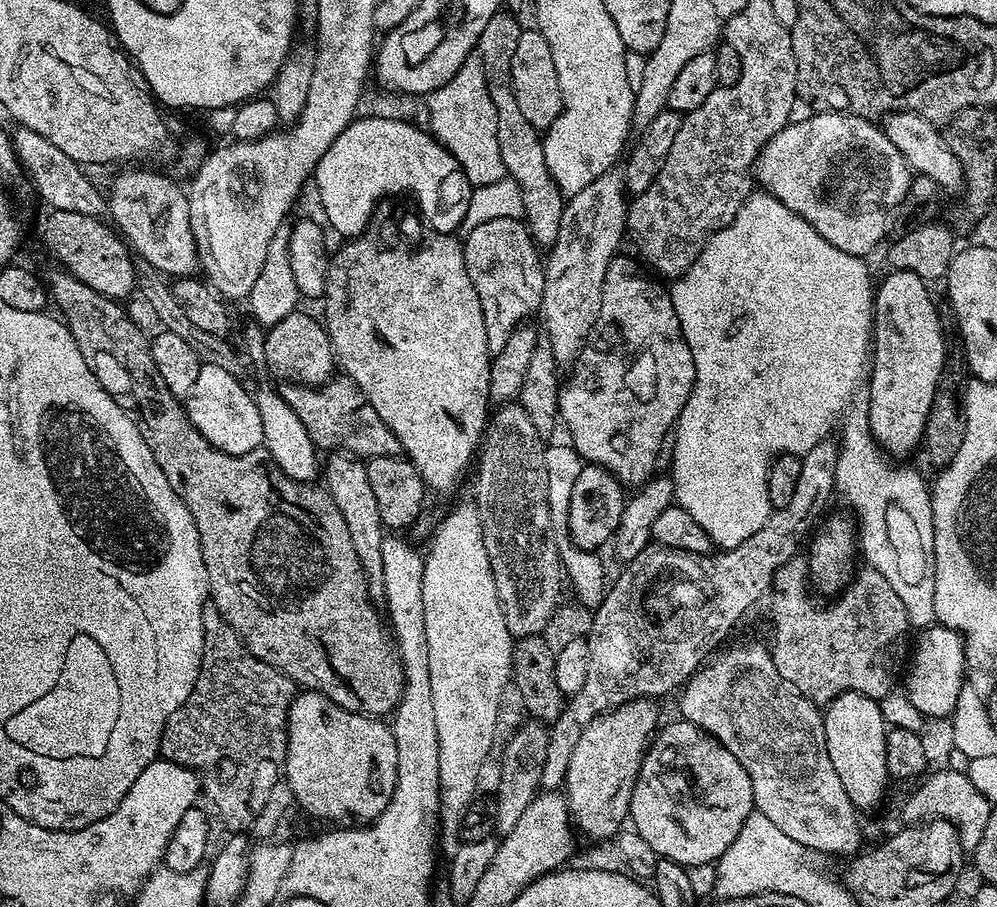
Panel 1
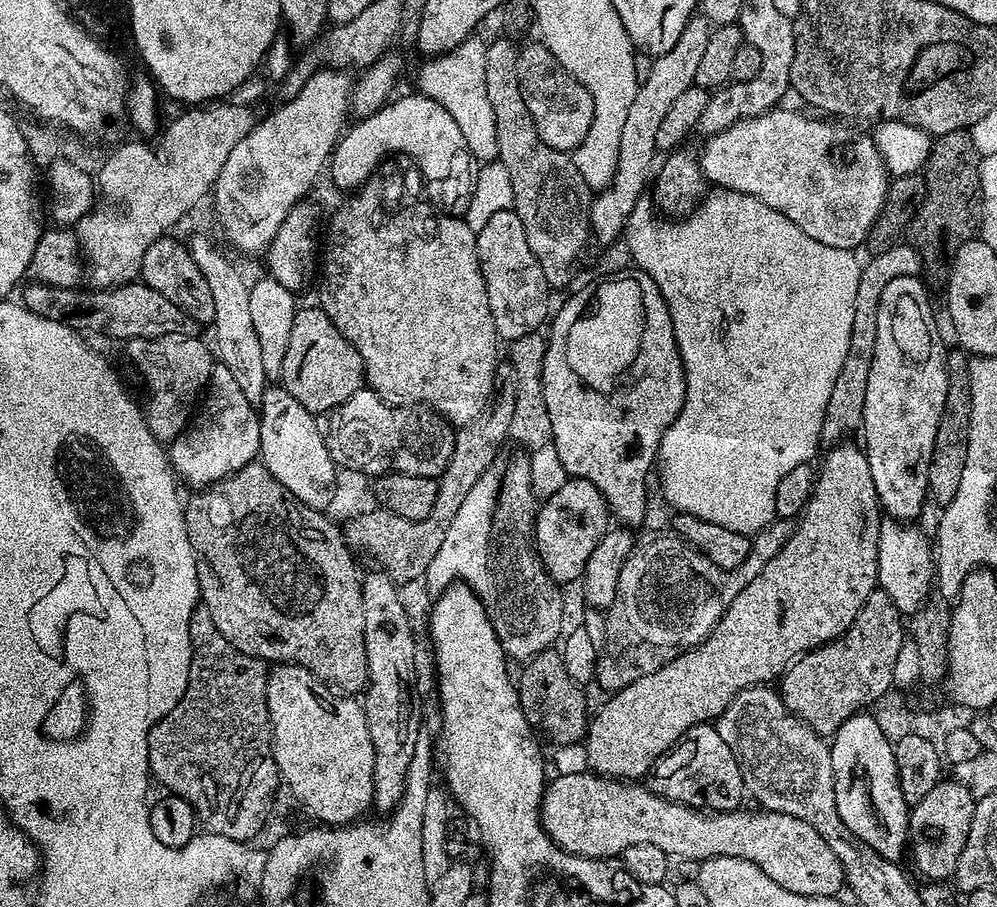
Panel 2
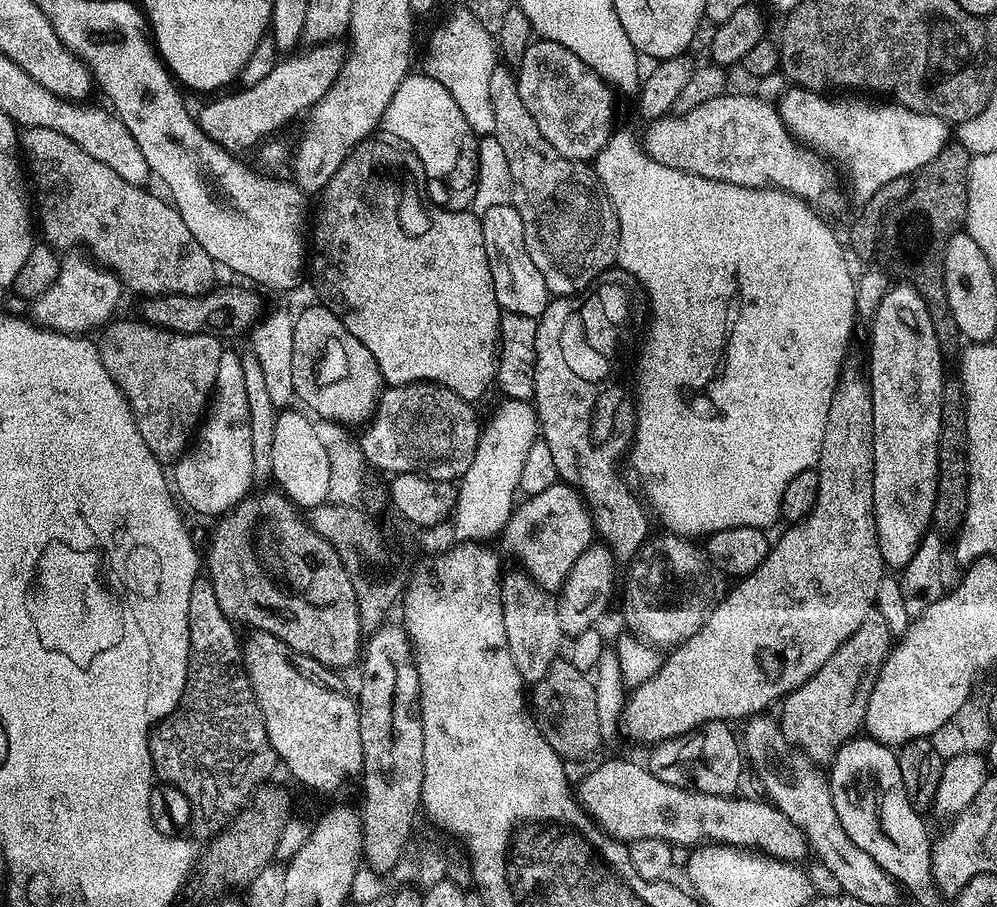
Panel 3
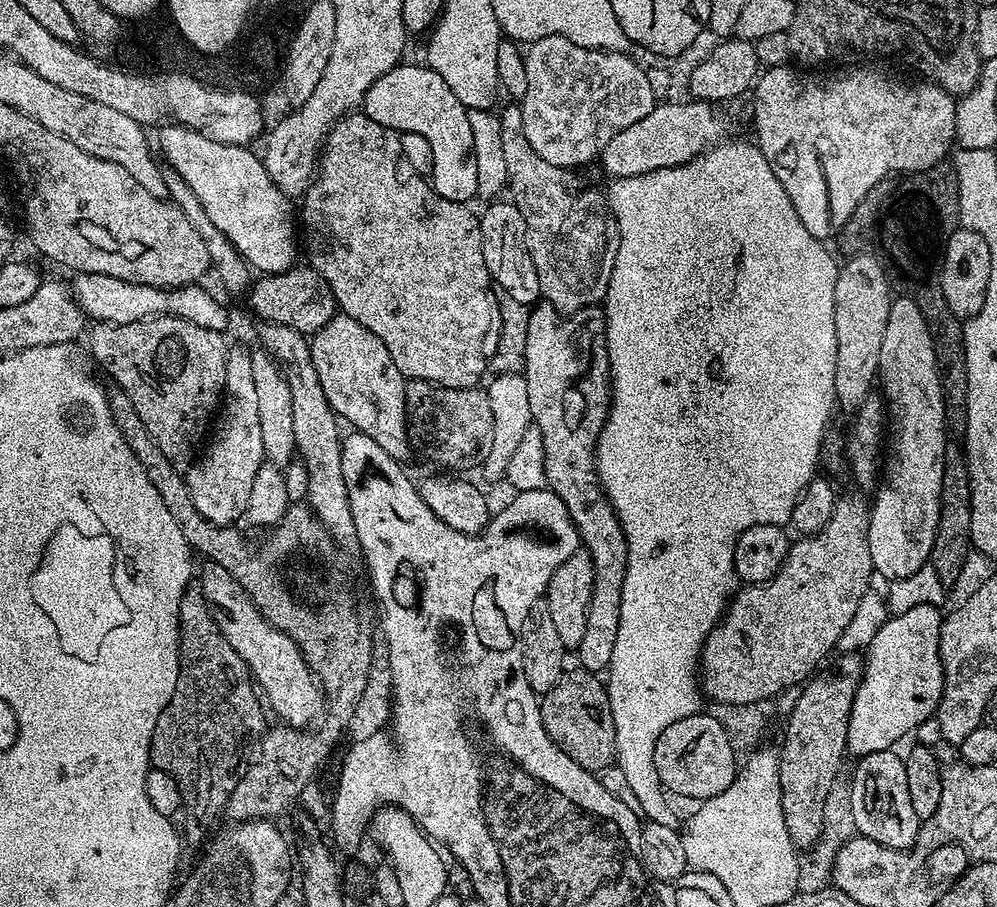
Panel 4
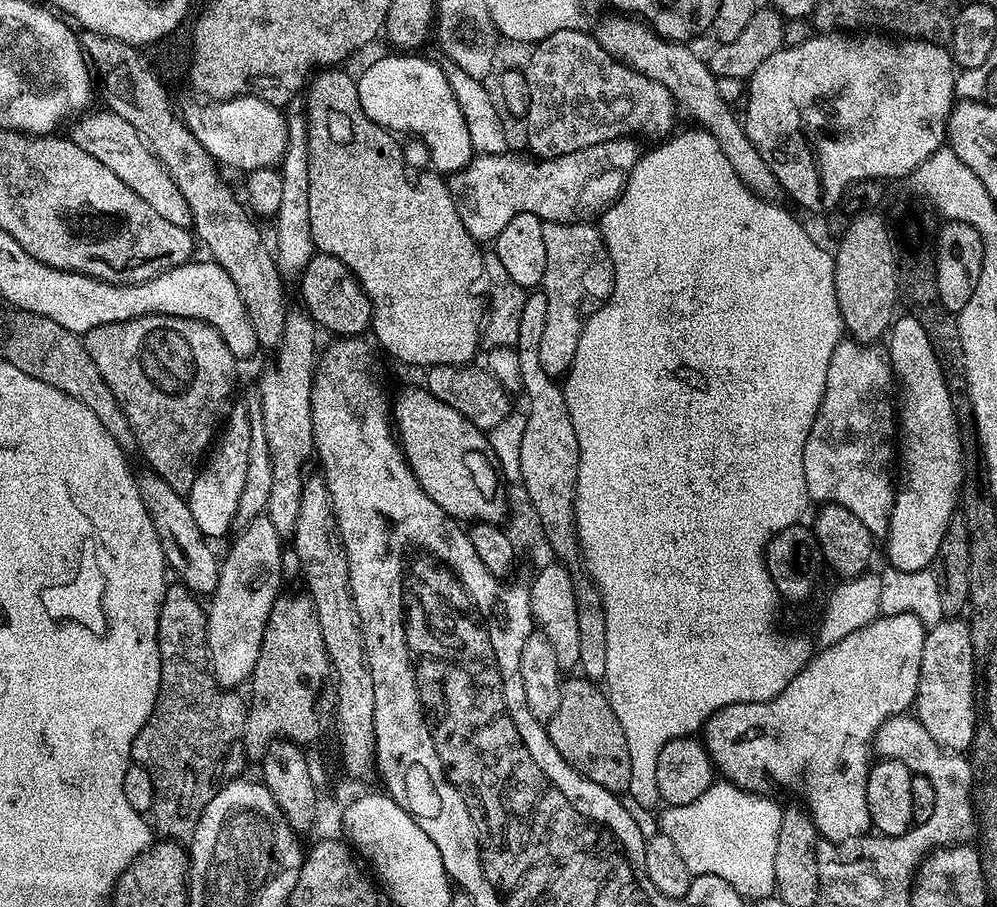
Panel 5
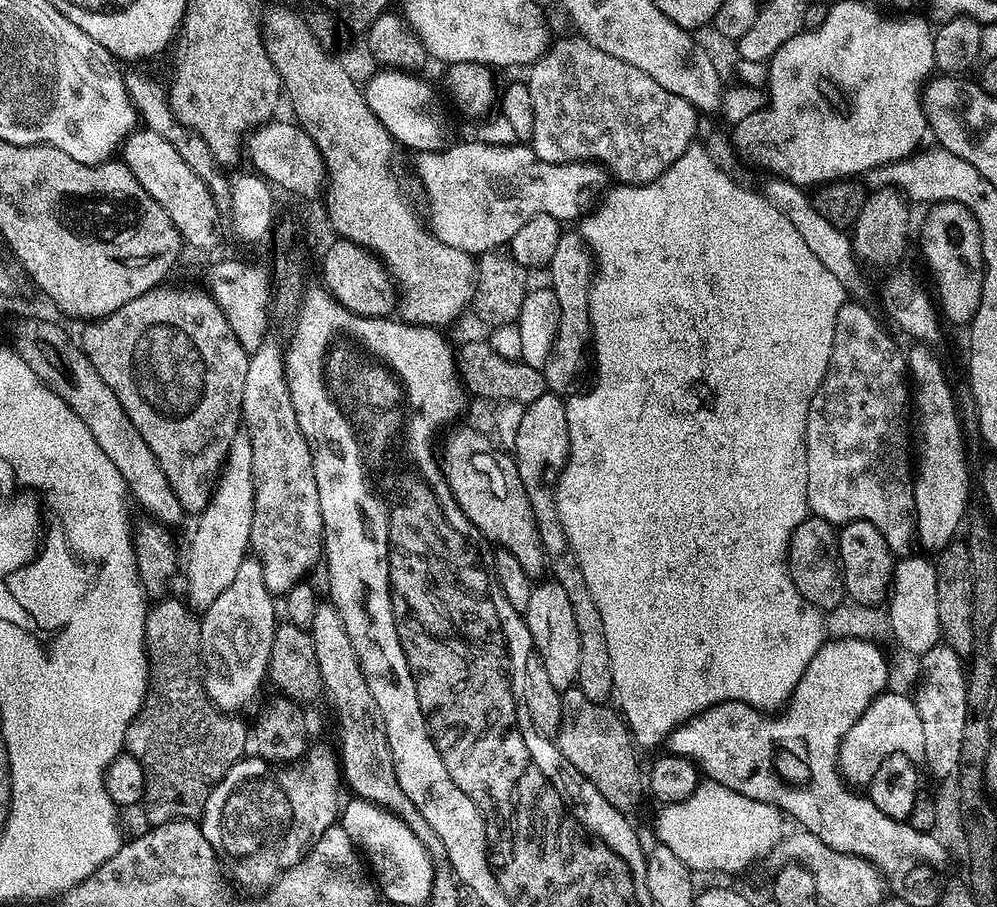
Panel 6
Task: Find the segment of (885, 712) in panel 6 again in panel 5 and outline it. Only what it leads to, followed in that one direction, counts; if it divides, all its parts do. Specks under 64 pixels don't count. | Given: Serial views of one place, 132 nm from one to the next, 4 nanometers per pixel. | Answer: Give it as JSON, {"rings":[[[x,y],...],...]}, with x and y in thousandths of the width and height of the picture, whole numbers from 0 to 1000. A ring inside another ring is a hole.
{"rings":[[[897,787],[890,794],[879,810],[877,825],[888,838],[904,838],[910,847],[914,847],[921,856],[933,858],[939,867],[939,897],[935,922],[924,920],[917,929],[920,937],[928,942],[934,940],[940,933],[967,933],[971,926],[980,921],[981,895],[977,890],[977,857],[975,839],[970,832],[960,831],[944,825],[933,809],[929,809],[929,800],[915,787]]]}

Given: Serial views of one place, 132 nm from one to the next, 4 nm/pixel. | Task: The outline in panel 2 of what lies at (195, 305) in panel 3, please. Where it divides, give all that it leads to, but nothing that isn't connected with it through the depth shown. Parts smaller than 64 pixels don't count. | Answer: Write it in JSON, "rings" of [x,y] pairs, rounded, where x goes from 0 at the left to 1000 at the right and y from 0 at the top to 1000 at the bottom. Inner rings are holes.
{"rings":[[[28,311],[23,318],[24,338],[42,351],[50,351],[50,355],[62,355],[81,368],[97,366],[100,370],[113,370],[116,375],[127,377],[134,373],[197,370],[199,366],[196,351],[187,341],[142,311],[123,313],[117,318],[59,318]]]}

